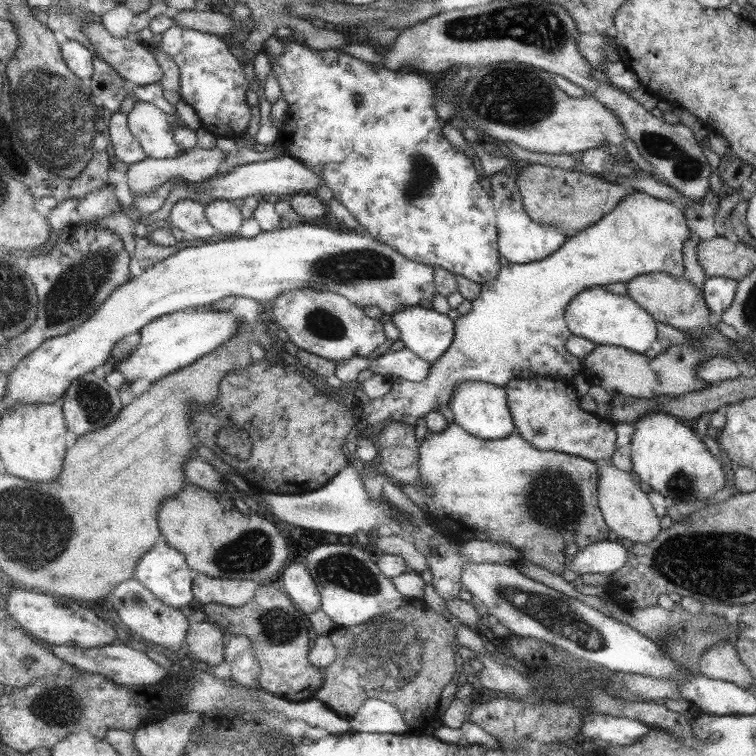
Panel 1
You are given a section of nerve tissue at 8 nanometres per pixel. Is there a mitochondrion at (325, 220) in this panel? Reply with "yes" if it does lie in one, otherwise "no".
no

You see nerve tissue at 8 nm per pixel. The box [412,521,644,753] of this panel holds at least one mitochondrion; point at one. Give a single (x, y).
(554, 612)

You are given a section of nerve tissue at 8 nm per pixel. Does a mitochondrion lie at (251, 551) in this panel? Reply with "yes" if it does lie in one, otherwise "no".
yes

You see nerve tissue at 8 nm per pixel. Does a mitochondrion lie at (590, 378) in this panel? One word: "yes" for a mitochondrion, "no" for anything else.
no

